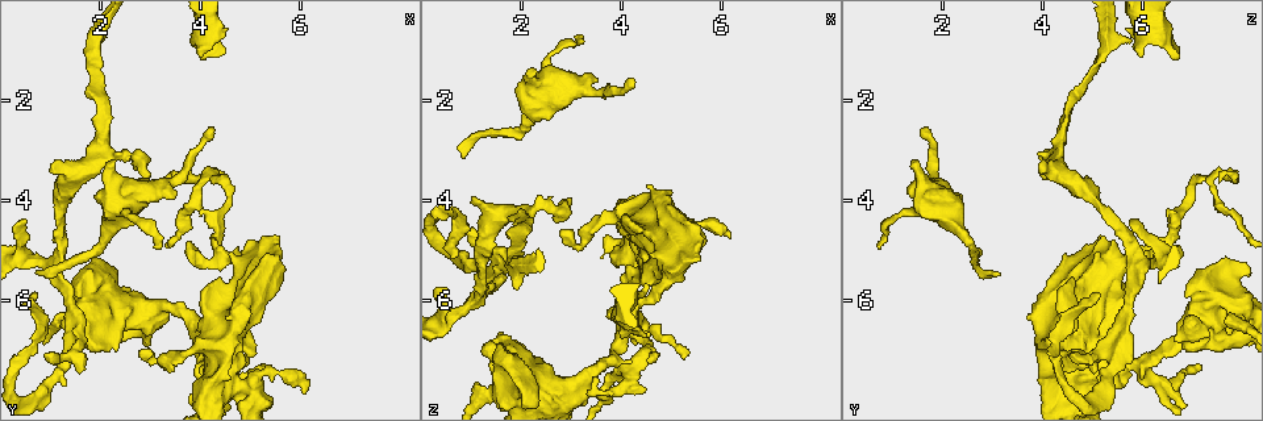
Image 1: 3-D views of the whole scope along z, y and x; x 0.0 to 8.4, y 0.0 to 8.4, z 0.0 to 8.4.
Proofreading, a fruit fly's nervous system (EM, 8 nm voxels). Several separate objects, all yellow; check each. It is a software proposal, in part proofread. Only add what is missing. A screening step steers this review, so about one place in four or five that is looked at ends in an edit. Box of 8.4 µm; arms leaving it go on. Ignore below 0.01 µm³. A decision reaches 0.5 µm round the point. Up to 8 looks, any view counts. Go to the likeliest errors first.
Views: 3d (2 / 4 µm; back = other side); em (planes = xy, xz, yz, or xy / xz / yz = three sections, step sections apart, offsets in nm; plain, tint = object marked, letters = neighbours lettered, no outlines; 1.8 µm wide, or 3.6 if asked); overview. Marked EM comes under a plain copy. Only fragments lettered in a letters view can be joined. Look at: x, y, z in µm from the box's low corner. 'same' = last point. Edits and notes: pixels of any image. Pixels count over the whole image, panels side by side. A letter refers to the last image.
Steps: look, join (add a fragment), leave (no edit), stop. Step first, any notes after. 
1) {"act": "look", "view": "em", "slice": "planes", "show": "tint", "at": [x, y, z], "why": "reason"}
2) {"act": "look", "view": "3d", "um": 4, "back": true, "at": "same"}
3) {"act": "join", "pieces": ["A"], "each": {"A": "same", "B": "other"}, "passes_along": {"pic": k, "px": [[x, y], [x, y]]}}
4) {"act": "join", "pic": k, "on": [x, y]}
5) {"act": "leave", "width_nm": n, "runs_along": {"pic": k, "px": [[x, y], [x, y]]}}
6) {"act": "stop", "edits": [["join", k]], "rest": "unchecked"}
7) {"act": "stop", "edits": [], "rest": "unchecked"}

{"act": "look", "view": "3d", "um": 4, "at": [4.20, 2.65, 1.50], "why": "tapers out"}

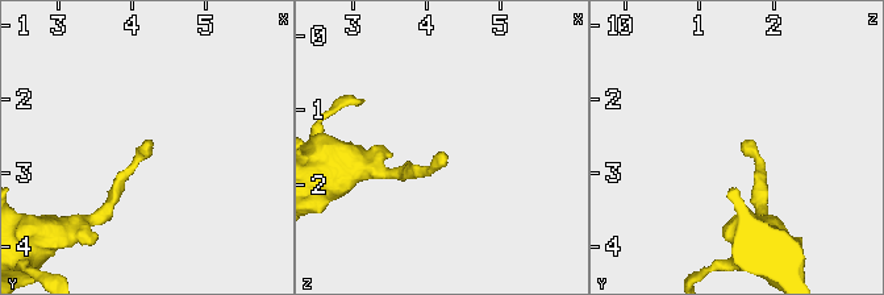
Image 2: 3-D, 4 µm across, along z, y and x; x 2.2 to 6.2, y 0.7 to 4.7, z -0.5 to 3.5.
{"act": "look", "view": "em", "slice": "planes", "show": "letters", "at": [4.20, 2.60, 1.55]}

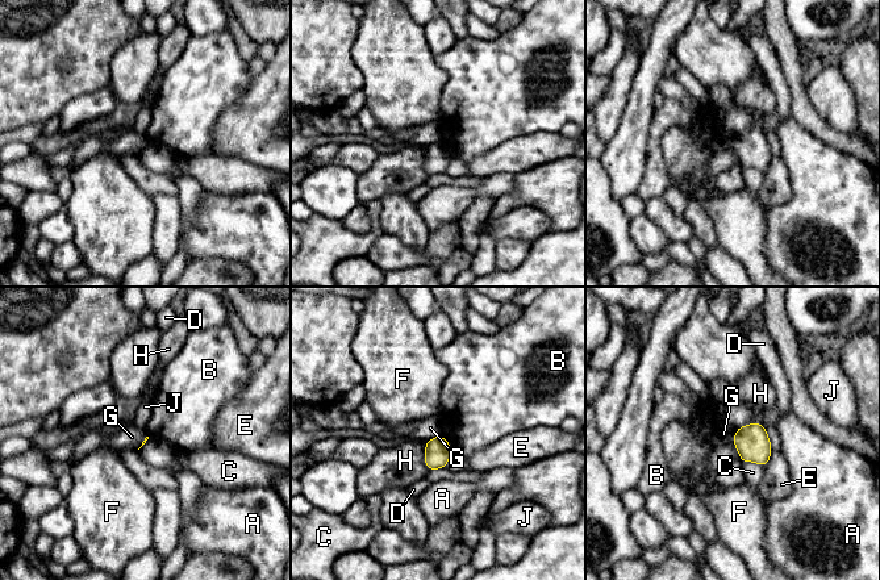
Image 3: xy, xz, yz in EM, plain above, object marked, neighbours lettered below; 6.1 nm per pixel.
{"act": "leave", "longest_contact_nm": ["H", 160], "each": {"A": "other", "B": "other", "C": "other", "D": "other", "E": "other", "F": "other", "G": "other", "H": "other", "J": "other"}, "border": {"pic": 3, "px": [[442, 434], [426, 442]]}, "found": "no lettered fragment goes on from it"}

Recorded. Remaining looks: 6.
{"act": "look", "view": "3d", "um": 2, "at": [4.00, 1.15, 5.95], "why": "branch stops here"}

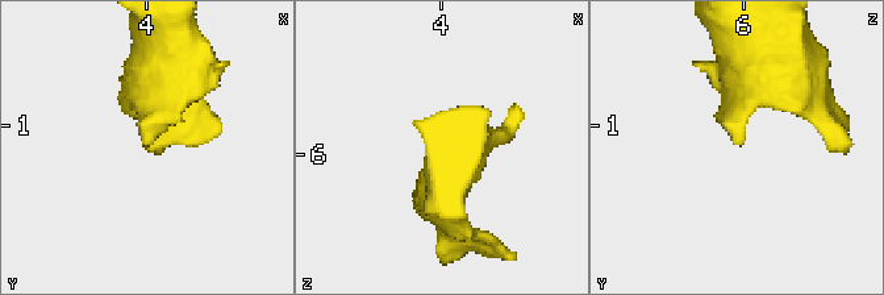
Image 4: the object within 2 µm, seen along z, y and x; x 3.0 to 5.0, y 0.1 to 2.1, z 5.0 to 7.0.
{"act": "look", "view": "em", "slice": "planes", "show": "letters", "at": [4.02, 1.12, 5.98]}

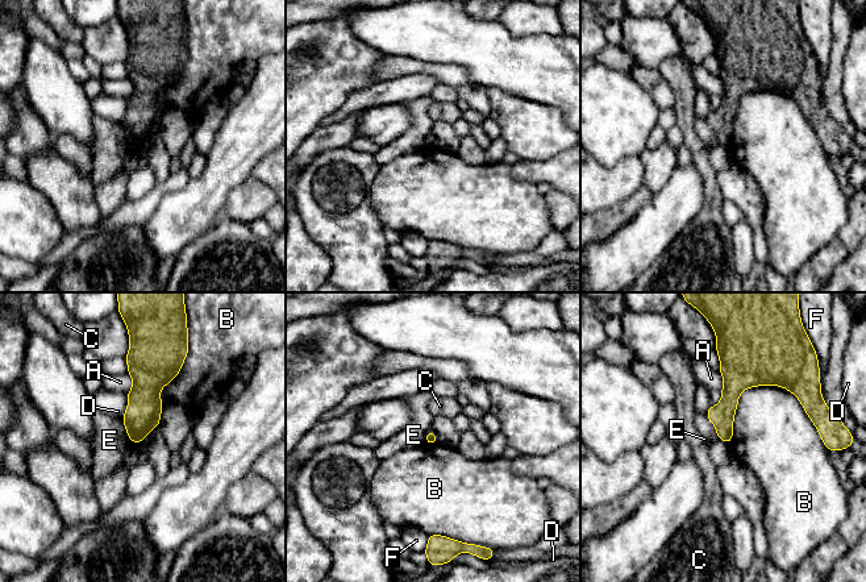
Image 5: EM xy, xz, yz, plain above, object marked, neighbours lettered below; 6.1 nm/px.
{"act": "leave", "each": {"A": "other", "B": "other", "C": "other", "D": "other", "E": "other", "F": "other"}, "border": {"pic": 5, "px": [[740, 391], [787, 389], [819, 435]]}, "found": "no lettered fragment goes on from it"}

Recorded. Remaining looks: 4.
{"act": "look", "view": "3d", "um": 2, "at": [0.95, 7.00, 4.60], "why": "branch stops here"}

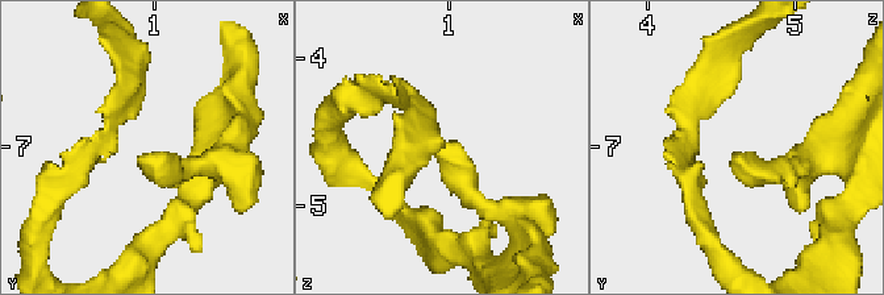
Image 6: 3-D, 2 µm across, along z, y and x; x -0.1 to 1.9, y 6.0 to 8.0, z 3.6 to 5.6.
{"act": "look", "view": "em", "um": 3.6, "slice": "xy", "step": 4, "show": "tint", "at": [0.92, 7.02, 4.64]}

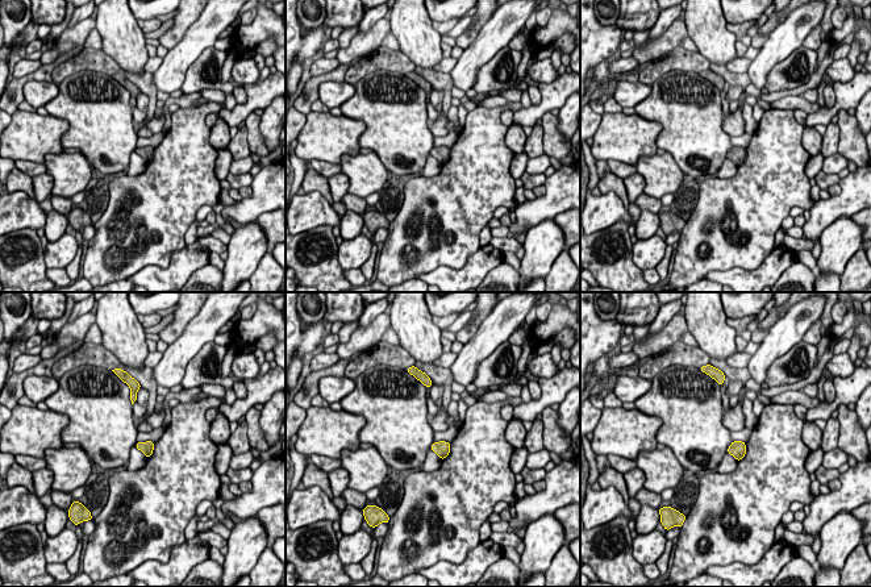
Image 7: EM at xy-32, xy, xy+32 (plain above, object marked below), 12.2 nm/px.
{"act": "look", "view": "em", "um": 3.6, "slice": "planes", "show": "letters", "at": "same", "why": "cut it another way"}

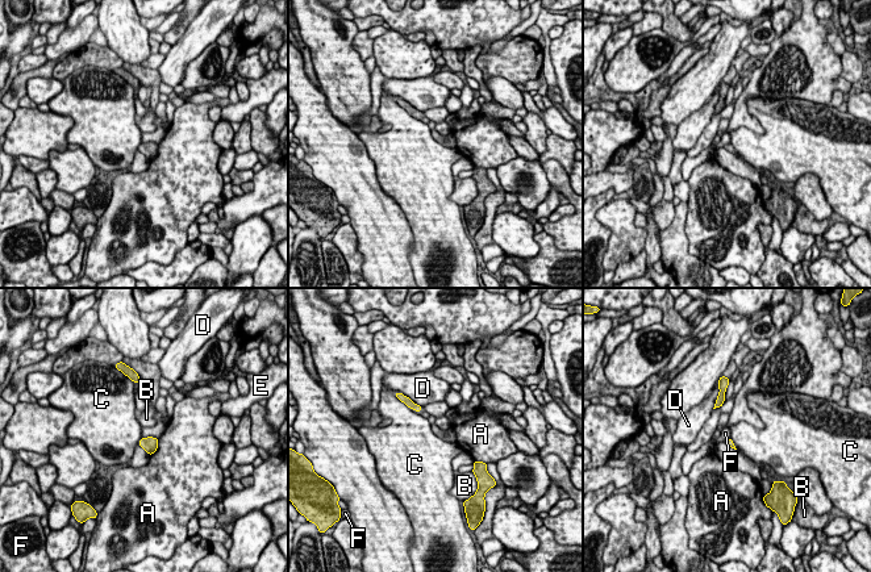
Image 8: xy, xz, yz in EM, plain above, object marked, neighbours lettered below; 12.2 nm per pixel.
{"act": "leave", "longest_contact_nm": ["D", 240], "each": {"A": "other", "B": "other", "C": "other", "D": "other", "E": "other", "F": "other"}, "border": {"pic": 8, "px": [[142, 437], [158, 438]]}, "found": "no lettered fragment goes on from it"}

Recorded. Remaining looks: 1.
{"act": "stop", "edits": [], "rest": "unchecked"}

